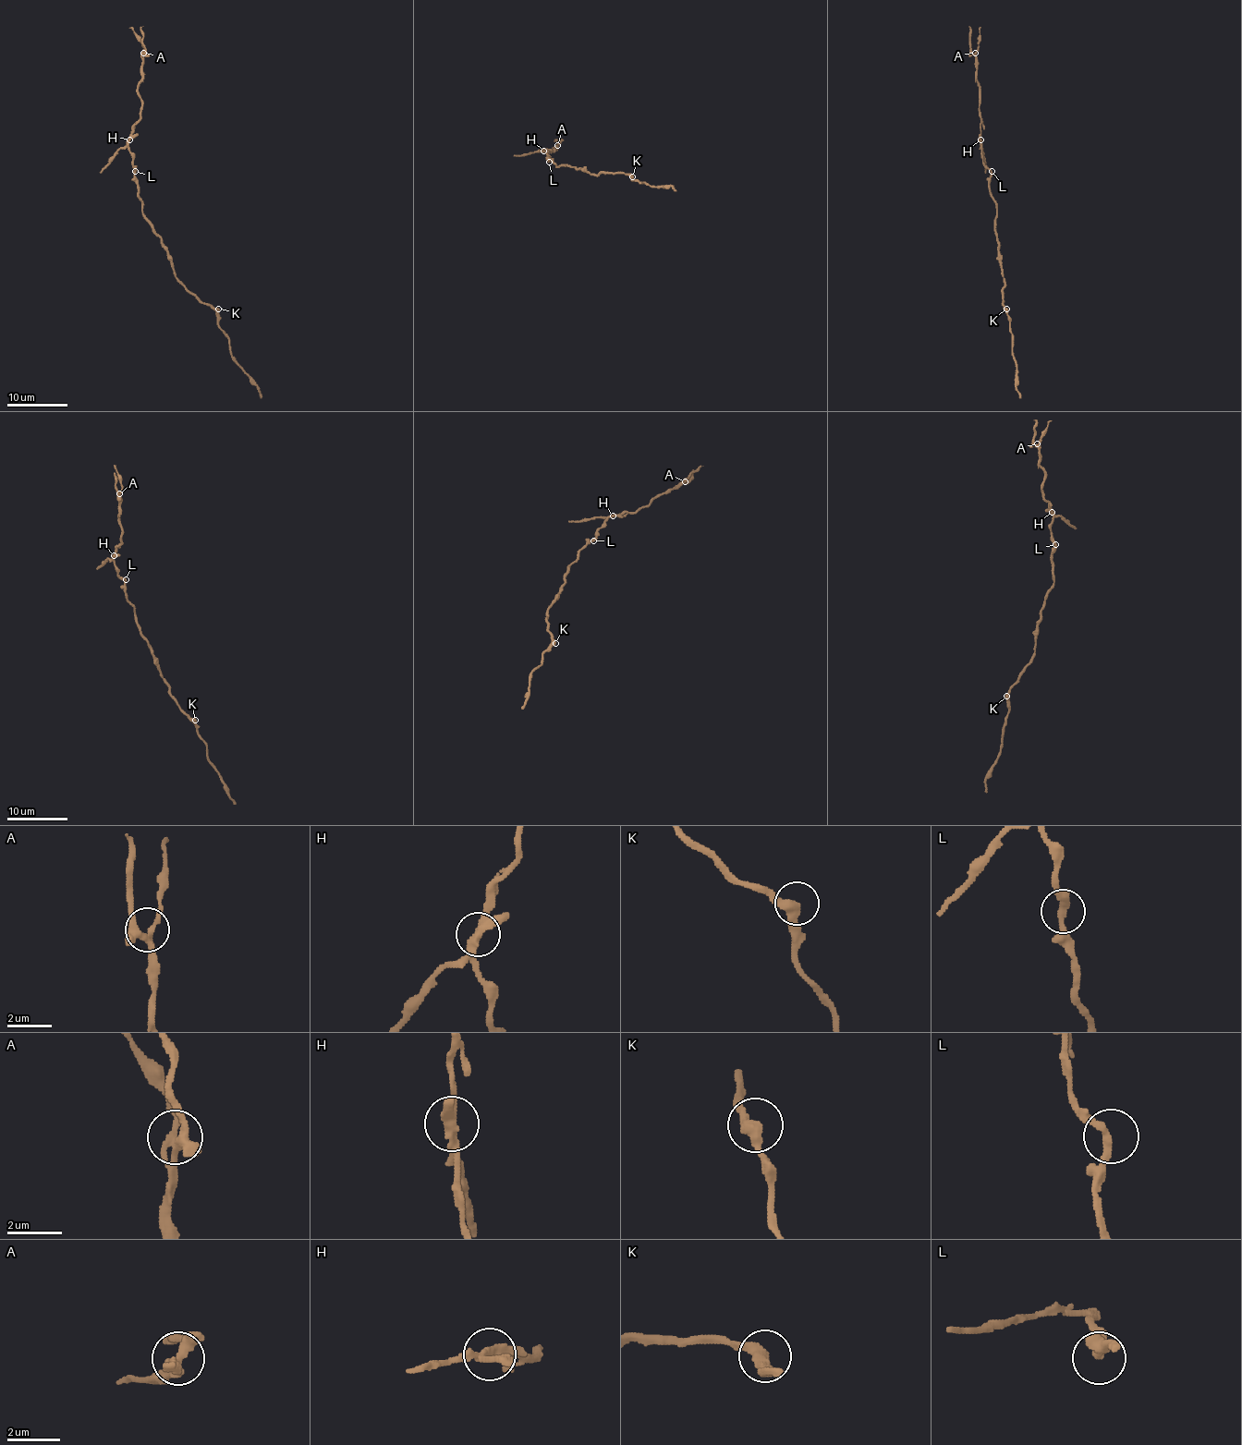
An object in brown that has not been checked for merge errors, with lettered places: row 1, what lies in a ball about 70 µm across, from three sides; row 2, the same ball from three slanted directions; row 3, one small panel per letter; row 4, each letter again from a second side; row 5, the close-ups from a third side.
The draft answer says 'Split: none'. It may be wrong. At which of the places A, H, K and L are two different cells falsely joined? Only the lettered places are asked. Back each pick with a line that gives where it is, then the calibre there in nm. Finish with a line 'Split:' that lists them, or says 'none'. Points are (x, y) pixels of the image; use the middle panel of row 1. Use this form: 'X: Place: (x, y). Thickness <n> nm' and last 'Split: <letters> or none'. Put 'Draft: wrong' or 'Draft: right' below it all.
H: Place: (543, 151). Thickness 300 nm
Split: H
Draft: wrong

